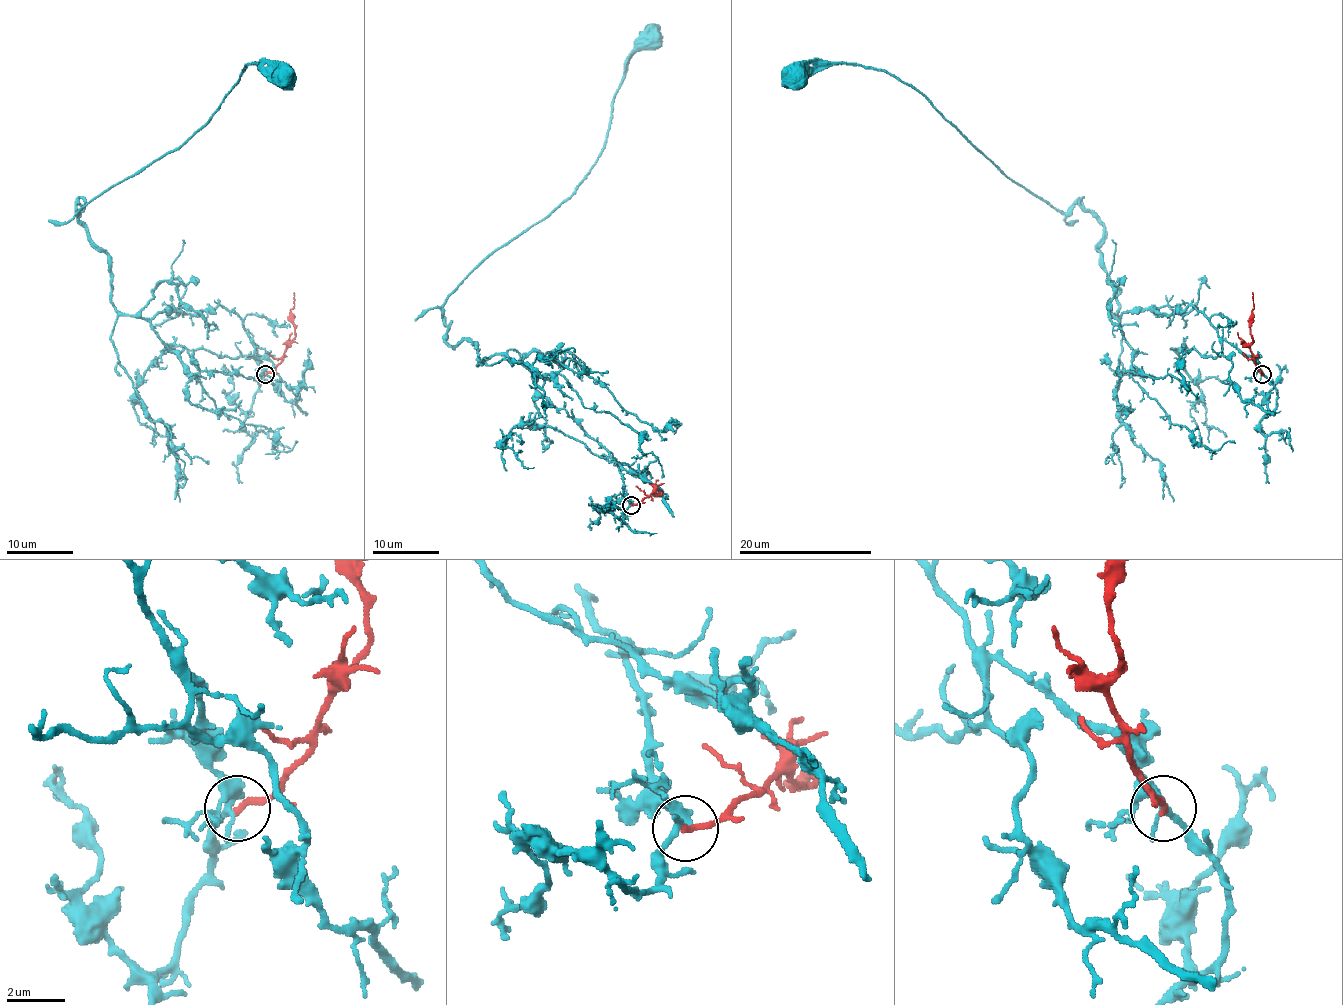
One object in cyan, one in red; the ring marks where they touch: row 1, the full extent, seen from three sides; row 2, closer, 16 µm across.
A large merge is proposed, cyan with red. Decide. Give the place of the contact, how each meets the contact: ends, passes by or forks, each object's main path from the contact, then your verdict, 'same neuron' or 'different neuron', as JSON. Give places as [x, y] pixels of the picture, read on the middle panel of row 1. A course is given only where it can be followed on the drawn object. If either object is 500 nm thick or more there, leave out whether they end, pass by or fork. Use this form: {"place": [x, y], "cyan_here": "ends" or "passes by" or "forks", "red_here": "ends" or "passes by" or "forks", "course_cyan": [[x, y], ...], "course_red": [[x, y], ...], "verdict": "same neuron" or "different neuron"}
{"place": [631, 505], "cyan_here": "forks", "red_here": "ends", "course_cyan": [[631, 505], [619, 467], [521, 363], [446, 342], [443, 308], [598, 160], [626, 60], [653, 35]], "course_red": [[631, 505], [636, 505], [653, 492], [656, 495], [661, 492], [659, 495]], "verdict": "different neuron"}

